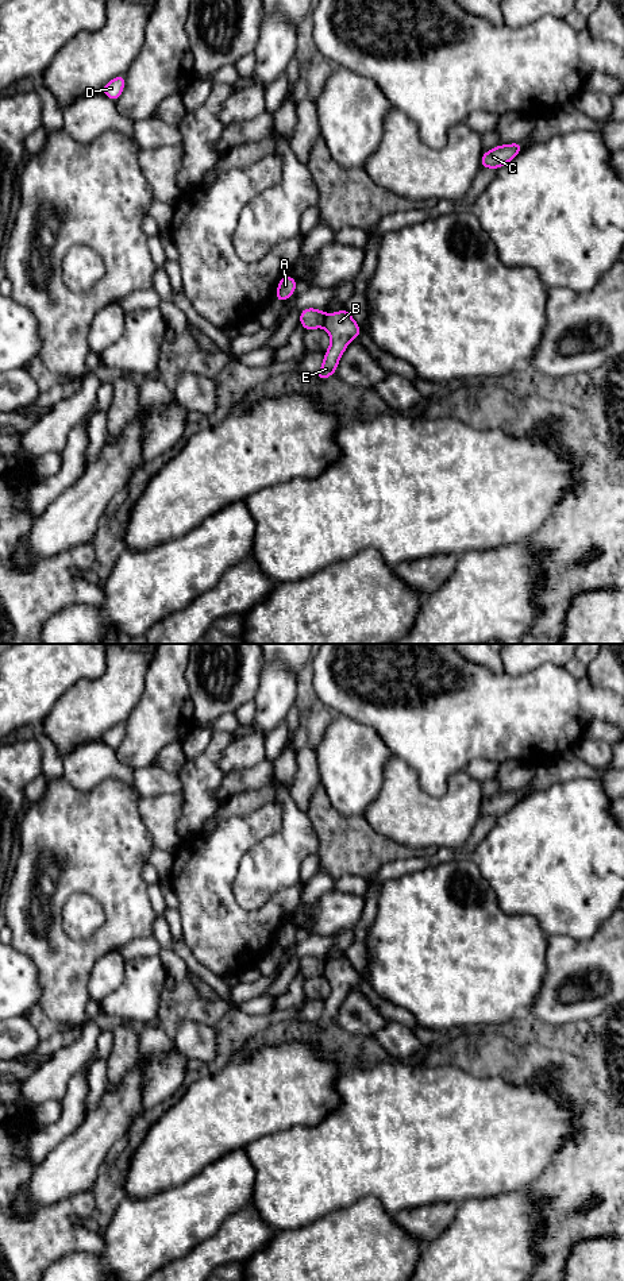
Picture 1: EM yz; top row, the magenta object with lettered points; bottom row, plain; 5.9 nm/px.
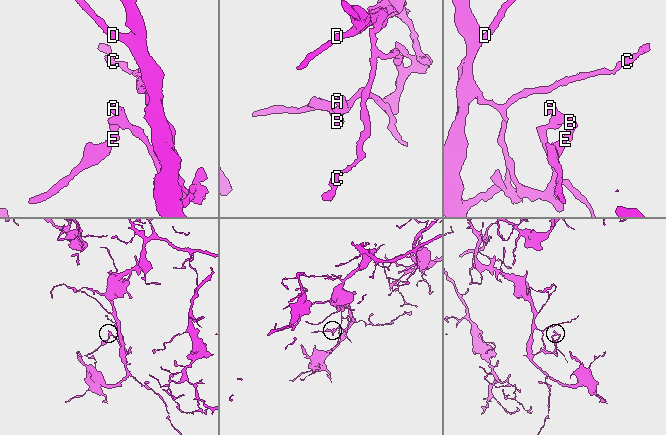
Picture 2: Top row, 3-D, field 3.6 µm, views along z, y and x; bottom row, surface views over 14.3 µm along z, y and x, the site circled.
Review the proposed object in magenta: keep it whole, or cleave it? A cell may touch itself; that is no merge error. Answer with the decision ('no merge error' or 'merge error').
merge error

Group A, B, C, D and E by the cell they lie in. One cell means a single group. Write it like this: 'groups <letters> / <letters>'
groups A C D / B E

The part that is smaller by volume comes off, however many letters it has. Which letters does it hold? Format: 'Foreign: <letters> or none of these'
Foreign: B, E

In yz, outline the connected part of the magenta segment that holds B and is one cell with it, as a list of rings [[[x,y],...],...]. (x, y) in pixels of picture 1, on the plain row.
[[[347,957],[326,962],[323,975],[331,985],[330,996],[324,1000],[324,1010],[315,1022],[319,1029],[326,1029],[336,1020],[339,1007],[348,991],[362,981],[361,975],[355,971]]]

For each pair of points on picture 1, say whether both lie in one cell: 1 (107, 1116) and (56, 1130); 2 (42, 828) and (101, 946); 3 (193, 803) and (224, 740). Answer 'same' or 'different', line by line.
1: different
2: same
3: same

